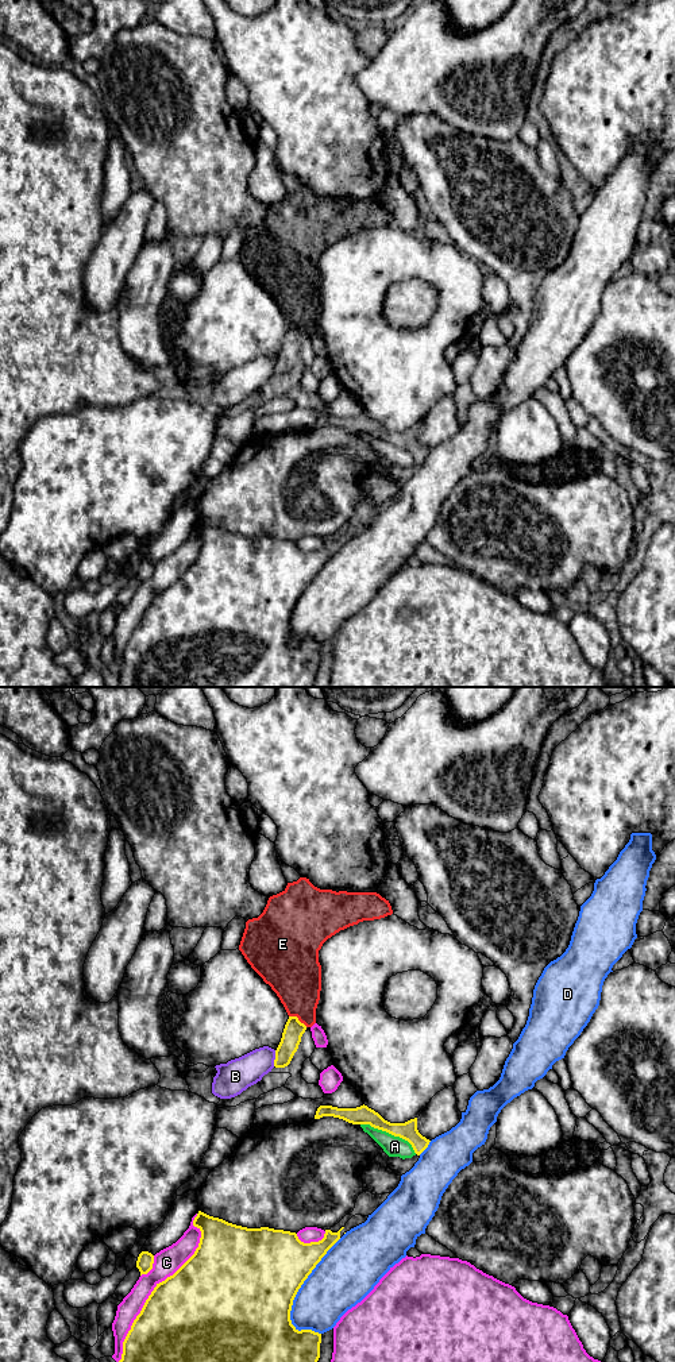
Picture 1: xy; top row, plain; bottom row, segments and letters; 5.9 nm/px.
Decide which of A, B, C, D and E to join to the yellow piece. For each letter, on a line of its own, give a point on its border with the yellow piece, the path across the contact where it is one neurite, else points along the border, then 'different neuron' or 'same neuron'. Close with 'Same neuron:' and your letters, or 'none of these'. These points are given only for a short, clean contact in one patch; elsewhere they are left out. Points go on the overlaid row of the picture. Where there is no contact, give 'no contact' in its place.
A: meets yellow in xy at (390, 1133); different neuron
B: meets yellow in xy at (276, 1058); different neuron
C: meets yellow in xy at (157, 1285); different neuron
D: meets yellow in xy at (301, 1284); different neuron
E: meets yellow in xy at (297, 1019); border along xy (289, 1015), (294, 1015), (307, 1026); different neuron
Same neuron: none of these

